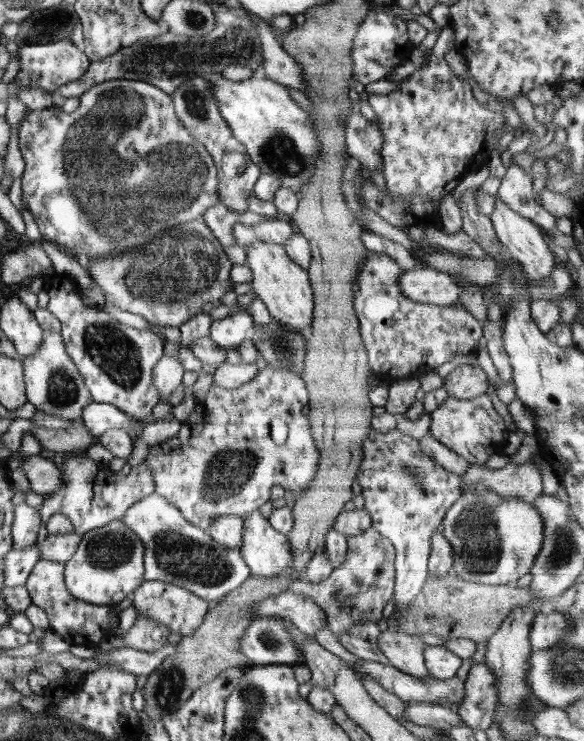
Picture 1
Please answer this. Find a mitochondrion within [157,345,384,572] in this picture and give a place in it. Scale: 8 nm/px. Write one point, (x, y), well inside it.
(229, 471)

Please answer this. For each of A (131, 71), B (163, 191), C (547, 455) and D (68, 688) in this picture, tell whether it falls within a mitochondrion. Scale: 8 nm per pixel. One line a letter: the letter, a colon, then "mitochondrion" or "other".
A: mitochondrion
B: mitochondrion
C: other
D: other

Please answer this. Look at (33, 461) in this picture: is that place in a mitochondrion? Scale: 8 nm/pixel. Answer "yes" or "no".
no

